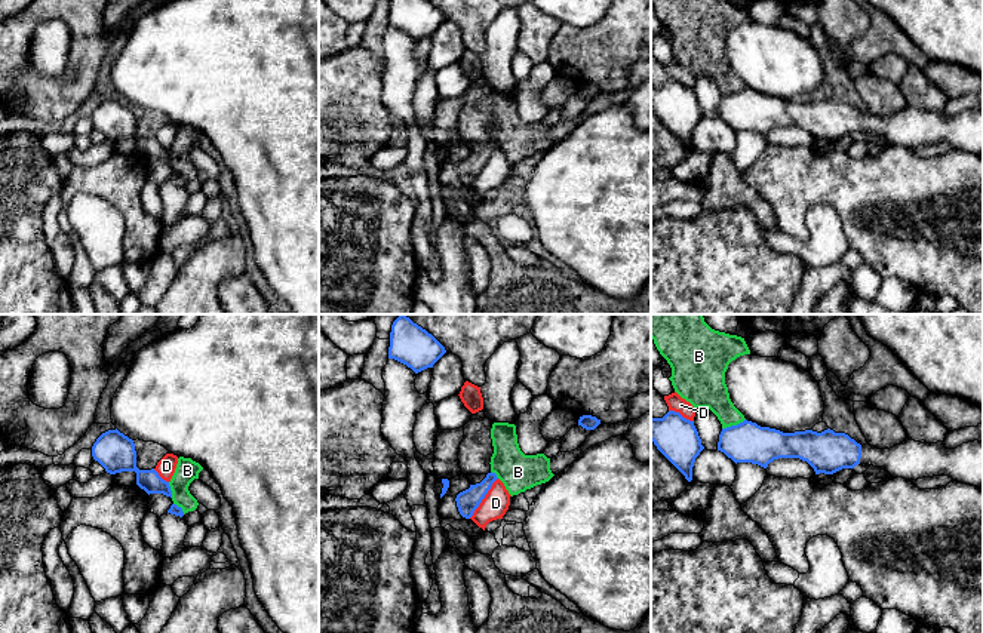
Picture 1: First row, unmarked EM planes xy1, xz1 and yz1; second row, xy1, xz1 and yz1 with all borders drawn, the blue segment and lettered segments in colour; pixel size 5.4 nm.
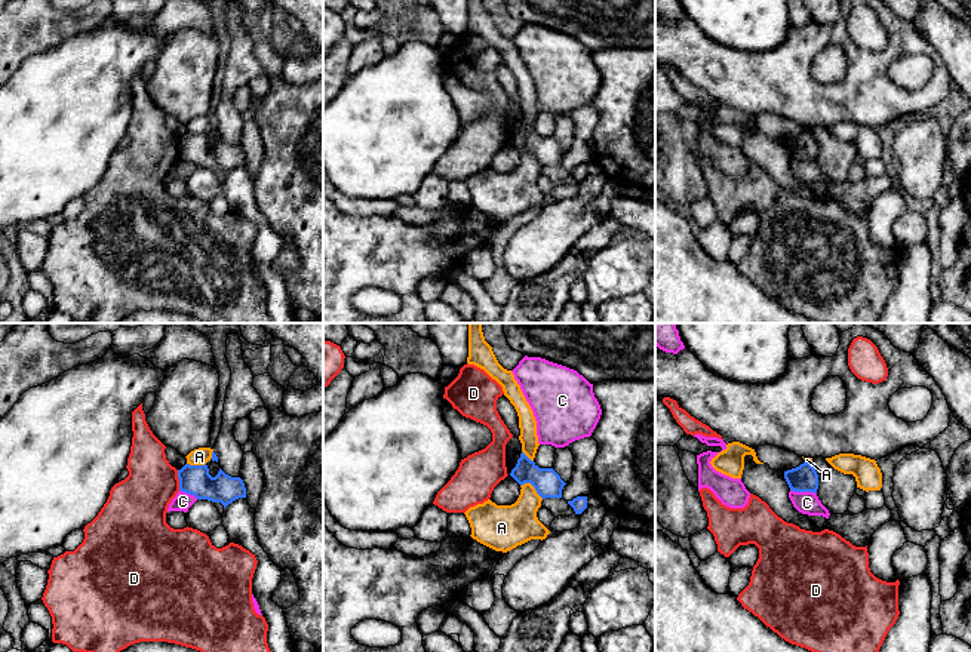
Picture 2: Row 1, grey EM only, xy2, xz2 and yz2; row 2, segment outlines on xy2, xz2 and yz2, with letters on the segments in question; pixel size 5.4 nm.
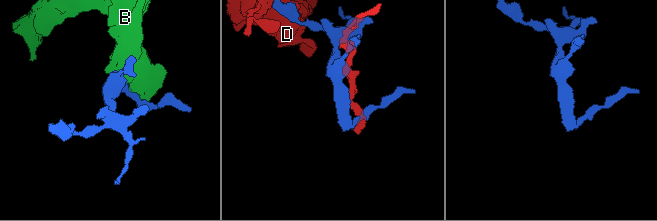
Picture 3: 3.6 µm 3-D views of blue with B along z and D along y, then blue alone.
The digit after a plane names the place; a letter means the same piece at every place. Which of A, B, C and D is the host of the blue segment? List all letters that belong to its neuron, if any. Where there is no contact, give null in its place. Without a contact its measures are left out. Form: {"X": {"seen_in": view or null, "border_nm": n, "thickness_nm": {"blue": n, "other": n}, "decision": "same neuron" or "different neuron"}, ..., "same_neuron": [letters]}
{"A": {"seen_in": "xz2", "border_nm": 150, "thickness_nm": {"blue": 150, "other": 220}, "decision": "different neuron"}, "B": {"seen_in": "yz1", "border_nm": 140, "thickness_nm": {"blue": 220, "other": 200}, "decision": "different neuron"}, "C": {"seen_in": "yz2", "border_nm": 150, "thickness_nm": {"blue": 140, "other": 130}, "decision": "different neuron"}, "D": {"seen_in": "xz1", "border_nm": 280, "thickness_nm": {"blue": 120, "other": 140}, "decision": "different neuron"}, "same_neuron": []}

